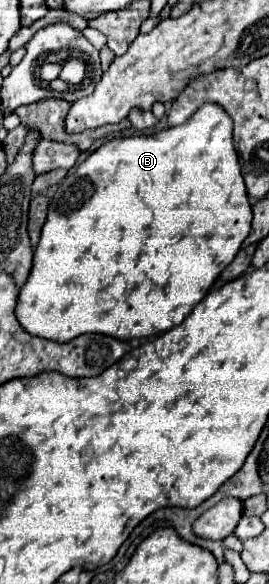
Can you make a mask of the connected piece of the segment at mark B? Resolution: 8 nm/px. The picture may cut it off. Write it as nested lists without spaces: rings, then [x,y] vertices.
[[[205,103],[201,105],[185,123],[161,129],[153,135],[131,135],[117,137],[103,143],[97,151],[93,151],[81,165],[77,165],[75,173],[69,173],[57,193],[49,203],[49,215],[41,231],[41,241],[35,247],[33,269],[27,283],[21,287],[17,317],[19,323],[37,337],[47,337],[53,341],[71,341],[79,333],[103,333],[111,337],[119,337],[121,341],[131,341],[139,337],[155,337],[165,333],[185,321],[185,317],[193,311],[193,307],[207,295],[215,279],[221,271],[235,259],[243,241],[251,231],[253,209],[247,197],[245,181],[241,175],[239,155],[233,145],[233,121],[229,113],[221,105]]]

